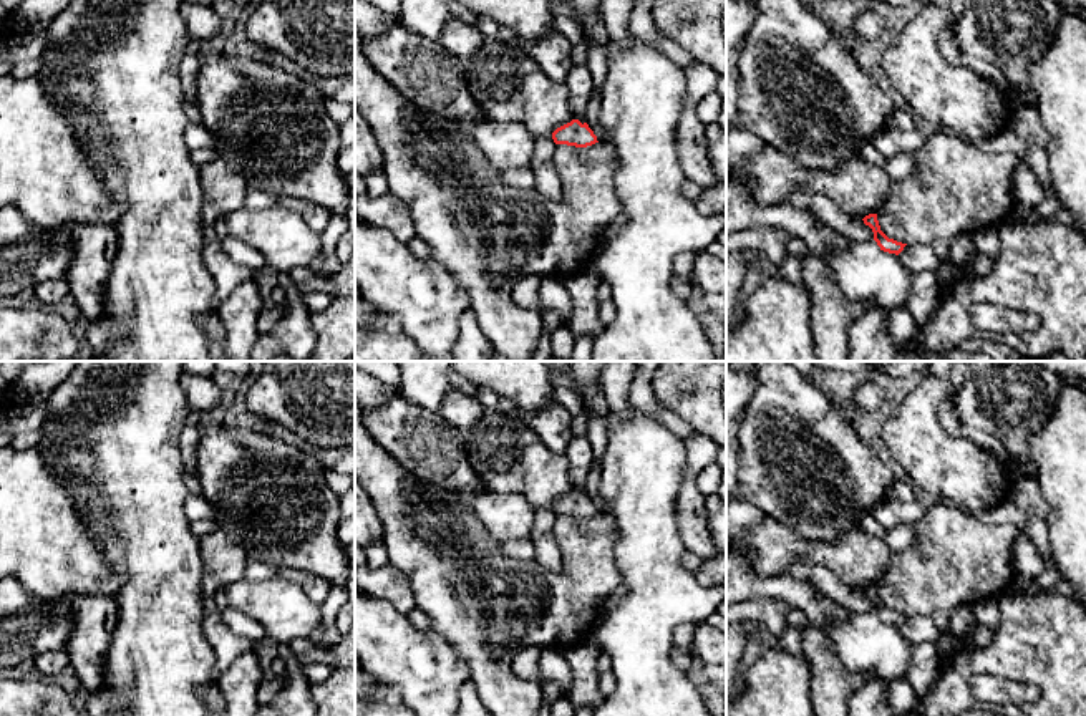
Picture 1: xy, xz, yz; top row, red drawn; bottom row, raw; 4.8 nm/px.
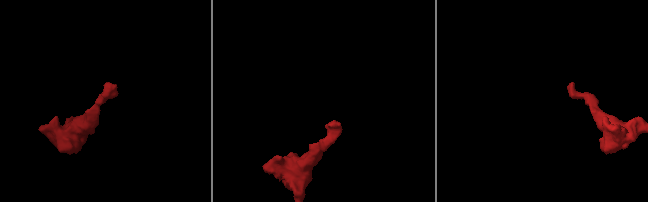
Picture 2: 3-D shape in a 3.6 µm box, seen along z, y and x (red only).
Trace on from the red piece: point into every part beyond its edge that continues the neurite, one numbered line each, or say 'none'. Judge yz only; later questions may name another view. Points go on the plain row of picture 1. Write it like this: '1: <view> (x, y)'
1: yz (858, 559)

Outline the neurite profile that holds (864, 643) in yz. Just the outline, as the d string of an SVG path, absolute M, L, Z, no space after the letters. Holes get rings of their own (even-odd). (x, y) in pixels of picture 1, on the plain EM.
M875 612L829 620L824 630L849 671L872 671L887 681L909 676L912 643L899 626L884 623Z

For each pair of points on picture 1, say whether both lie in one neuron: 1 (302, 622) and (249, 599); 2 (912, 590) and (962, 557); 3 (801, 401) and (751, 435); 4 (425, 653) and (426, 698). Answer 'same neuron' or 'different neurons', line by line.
1: same neuron
2: same neuron
3: same neuron
4: same neuron

